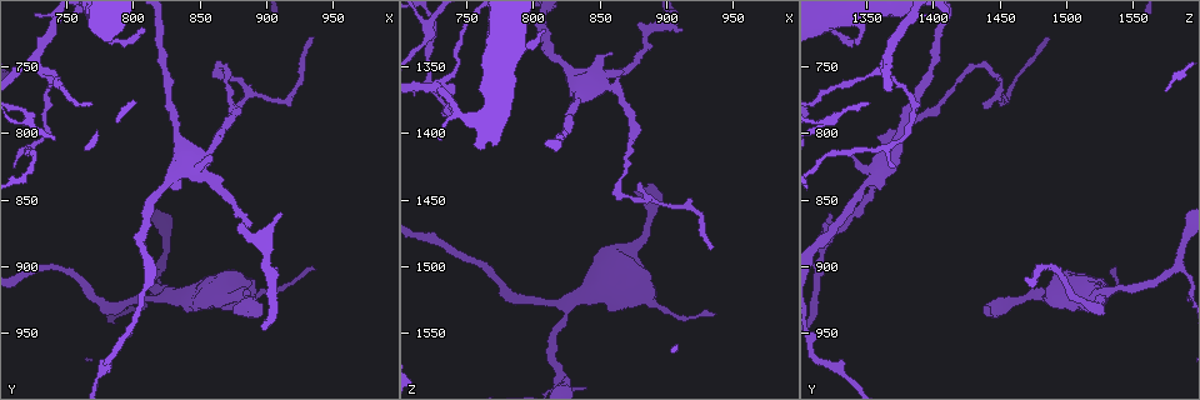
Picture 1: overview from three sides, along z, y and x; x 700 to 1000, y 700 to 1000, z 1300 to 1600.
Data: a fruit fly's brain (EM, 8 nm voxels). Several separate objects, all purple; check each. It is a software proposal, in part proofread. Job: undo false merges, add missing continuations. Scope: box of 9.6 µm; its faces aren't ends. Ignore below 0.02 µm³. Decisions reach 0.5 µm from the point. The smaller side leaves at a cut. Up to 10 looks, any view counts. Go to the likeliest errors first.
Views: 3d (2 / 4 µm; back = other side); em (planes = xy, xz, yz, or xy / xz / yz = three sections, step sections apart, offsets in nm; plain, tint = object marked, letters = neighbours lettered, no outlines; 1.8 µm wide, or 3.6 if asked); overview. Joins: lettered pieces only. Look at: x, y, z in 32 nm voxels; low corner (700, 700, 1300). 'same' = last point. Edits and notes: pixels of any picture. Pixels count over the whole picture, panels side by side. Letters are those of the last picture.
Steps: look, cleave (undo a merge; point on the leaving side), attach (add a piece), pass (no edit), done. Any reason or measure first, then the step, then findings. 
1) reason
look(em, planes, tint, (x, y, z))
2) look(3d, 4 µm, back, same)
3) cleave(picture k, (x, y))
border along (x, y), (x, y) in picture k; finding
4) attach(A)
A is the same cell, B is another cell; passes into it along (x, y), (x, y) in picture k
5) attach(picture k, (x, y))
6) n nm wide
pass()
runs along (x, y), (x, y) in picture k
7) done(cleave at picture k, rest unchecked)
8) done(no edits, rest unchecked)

a narrow waist
look(3d, 4 µm, (730, 750, 1362))

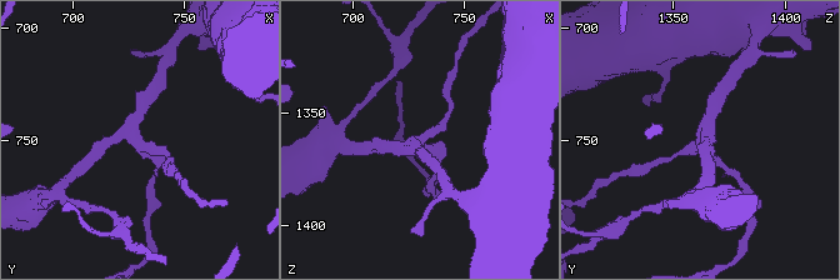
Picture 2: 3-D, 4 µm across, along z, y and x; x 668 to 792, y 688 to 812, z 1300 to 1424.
4 arms
look(em, xy, step 16, tint, (729, 752, 1363))

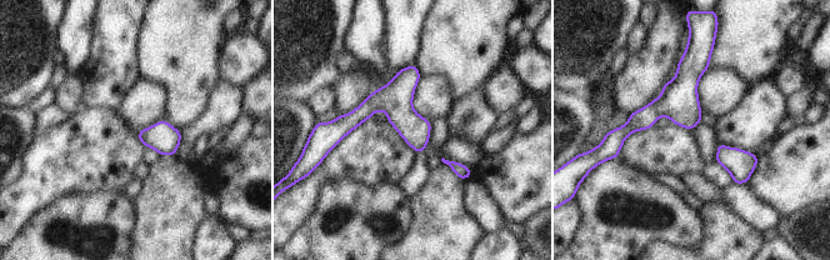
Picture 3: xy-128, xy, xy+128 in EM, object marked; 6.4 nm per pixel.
look(em, planes, letters, same)

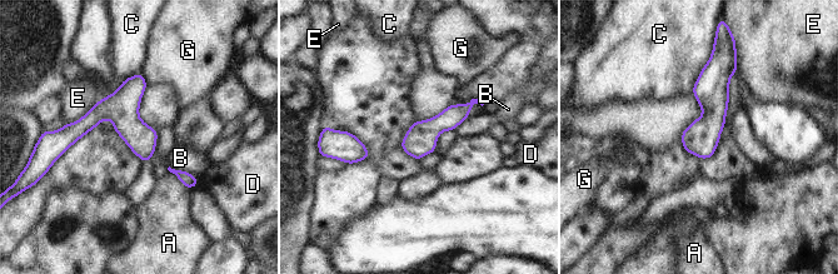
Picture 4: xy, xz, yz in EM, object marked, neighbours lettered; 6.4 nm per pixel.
pass()
A, B, C, D, E and G are other cells; border along (140, 71), (99, 101) in picture 4; continuous, no second cell

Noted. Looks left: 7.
an open end
look(3d, 2 µm, back, (910, 858, 1322))

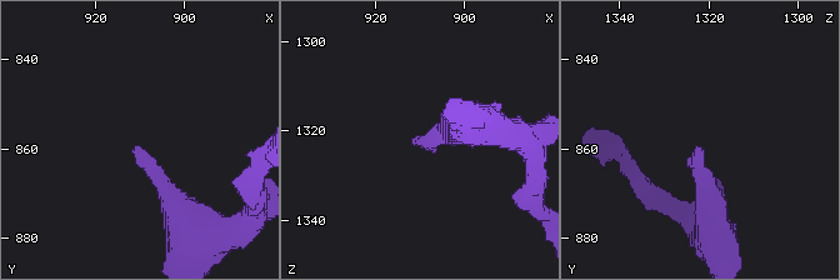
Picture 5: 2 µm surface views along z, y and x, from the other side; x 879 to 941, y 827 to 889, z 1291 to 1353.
look(em, xy, step 4, tint, (911, 860, 1322))

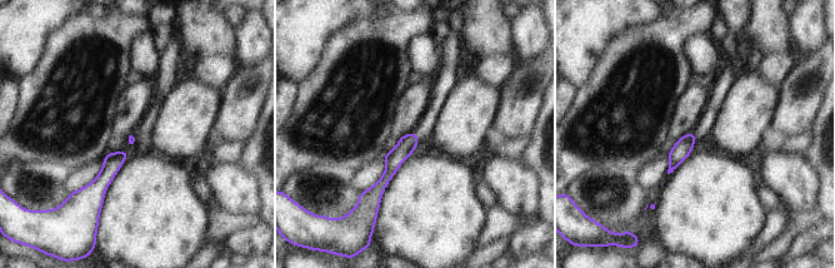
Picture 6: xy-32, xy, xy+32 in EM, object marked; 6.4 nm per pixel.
another direction
look(em, yz, step 8, letters, same)

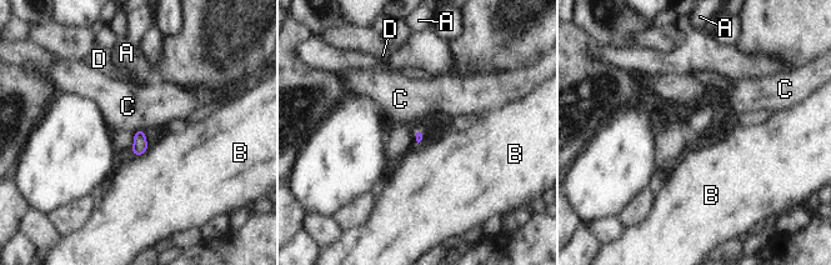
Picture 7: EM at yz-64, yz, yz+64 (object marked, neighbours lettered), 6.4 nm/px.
pass()
A, B, C and D are other cells; none of them fits

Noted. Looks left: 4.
an open end
look(em, planes, plain, (888, 934, 1436))

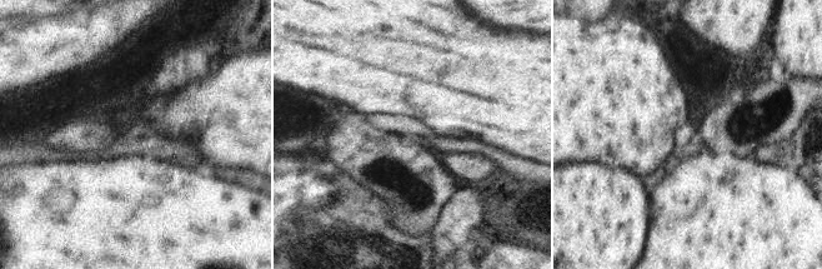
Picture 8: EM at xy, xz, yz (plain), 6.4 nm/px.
look(em, planes, letters, same)

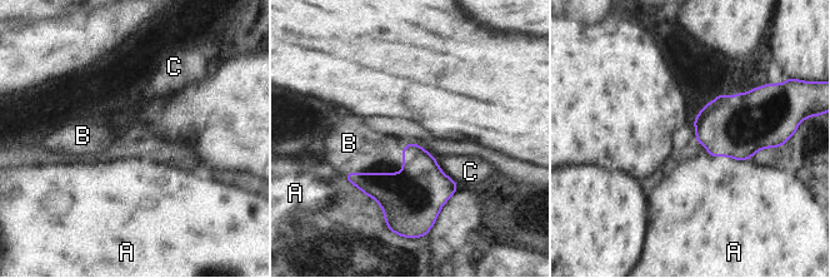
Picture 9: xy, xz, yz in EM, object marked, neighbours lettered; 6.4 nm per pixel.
attach(B)
B is the same cell, A and C are other cells; passes into it along (411, 200), (386, 173), (360, 144) in picture 9; the cell continues

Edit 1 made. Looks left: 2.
branch point
look(em, planes, plain, (820, 902, 1584))

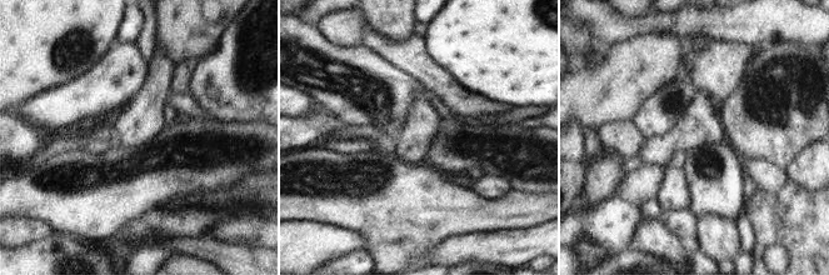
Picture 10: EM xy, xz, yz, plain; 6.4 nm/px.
look(em, planes, letters, same)

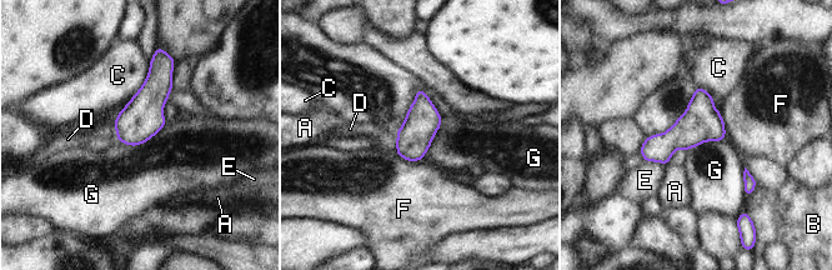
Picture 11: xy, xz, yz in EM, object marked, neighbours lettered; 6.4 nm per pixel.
220 nm wide
pass()
A, B, C, D, E, F and G are other cells; continuous, no second cell

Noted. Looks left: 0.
done(attach at picture 9, rest unchecked)

